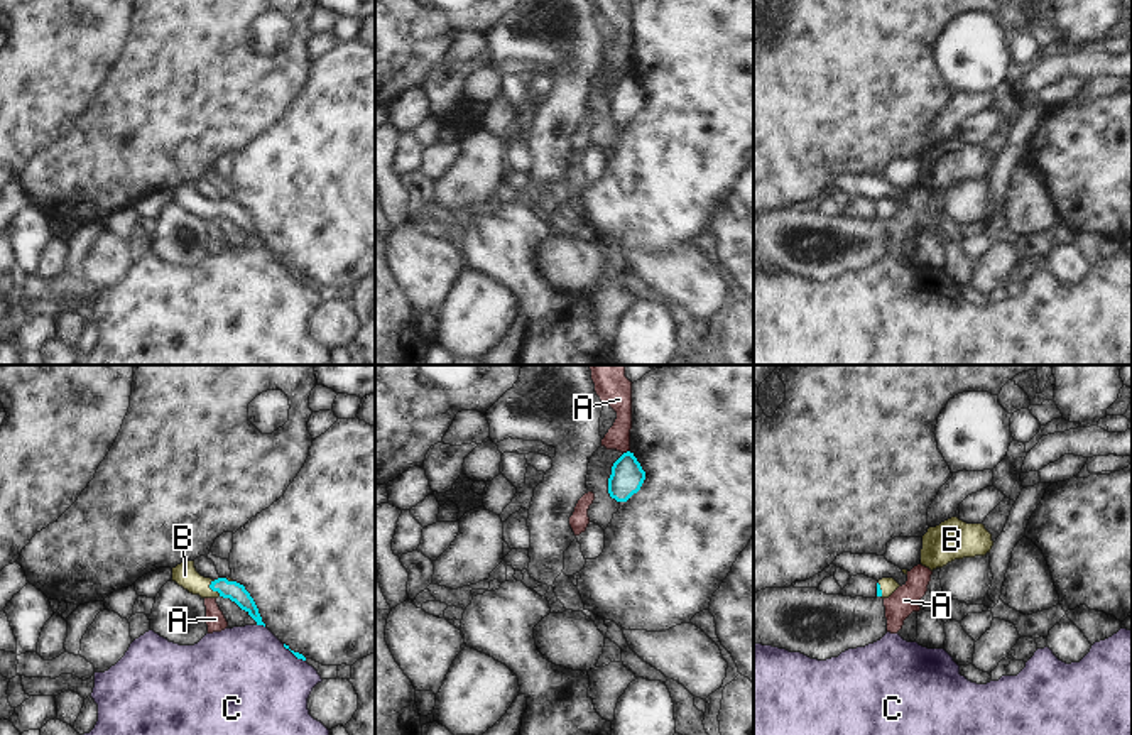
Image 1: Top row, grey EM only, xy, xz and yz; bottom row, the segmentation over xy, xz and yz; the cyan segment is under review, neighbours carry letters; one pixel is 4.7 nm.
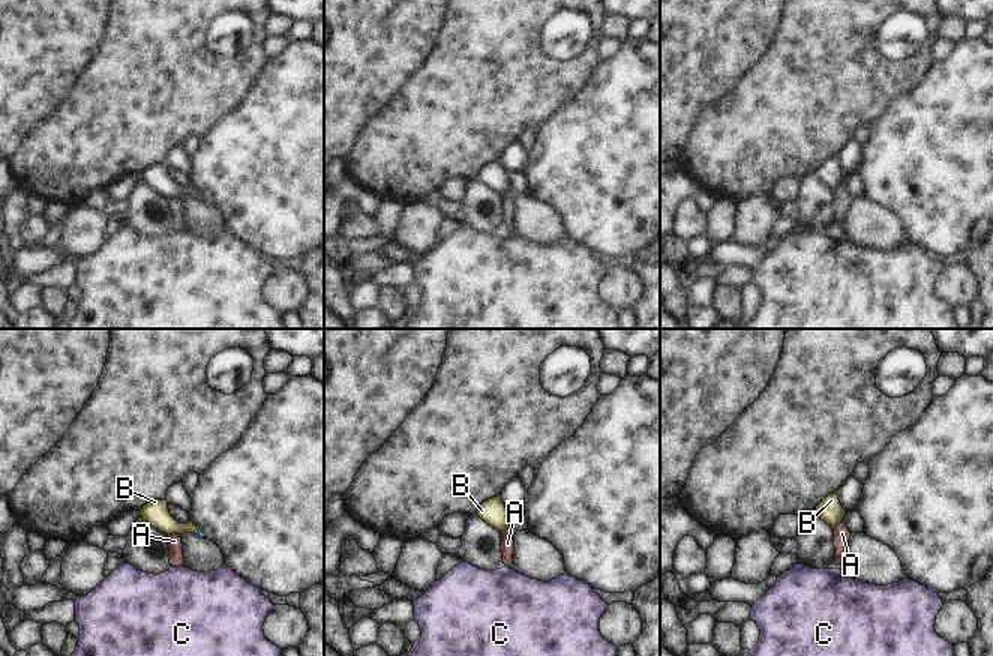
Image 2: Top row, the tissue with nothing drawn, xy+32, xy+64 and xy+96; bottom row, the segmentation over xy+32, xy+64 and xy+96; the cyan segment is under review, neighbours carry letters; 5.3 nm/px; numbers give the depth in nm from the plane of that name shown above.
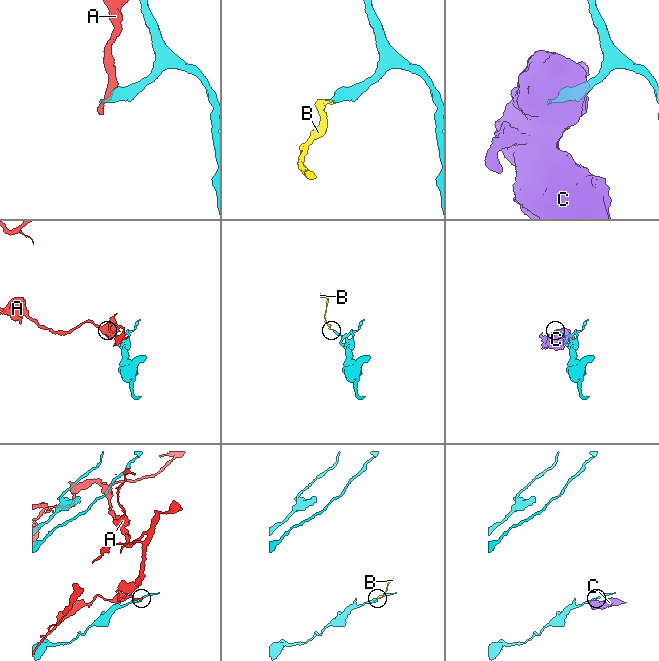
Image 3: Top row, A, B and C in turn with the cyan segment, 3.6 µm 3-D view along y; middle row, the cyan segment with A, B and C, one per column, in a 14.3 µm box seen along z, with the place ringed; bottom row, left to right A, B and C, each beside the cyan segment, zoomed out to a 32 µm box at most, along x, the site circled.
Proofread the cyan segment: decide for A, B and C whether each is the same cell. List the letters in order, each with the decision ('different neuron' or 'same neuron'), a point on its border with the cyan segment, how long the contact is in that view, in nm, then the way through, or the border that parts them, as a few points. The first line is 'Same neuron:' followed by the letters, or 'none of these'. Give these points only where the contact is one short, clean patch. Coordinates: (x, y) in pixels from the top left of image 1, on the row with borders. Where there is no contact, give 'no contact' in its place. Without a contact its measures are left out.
Same neuron: B
A: different neuron; meets cyan in xz at (627, 451); contact 40 nm long; border along xz (629, 450), (624, 453)
B: same neuron; meets cyan in xy at (212, 588); contact 90 nm long; runs through xy (235, 592), (230, 588), (212, 588), (196, 585), (185, 575)
C: different neuron; meets cyan in xy at (261, 624); contact 40 nm long

